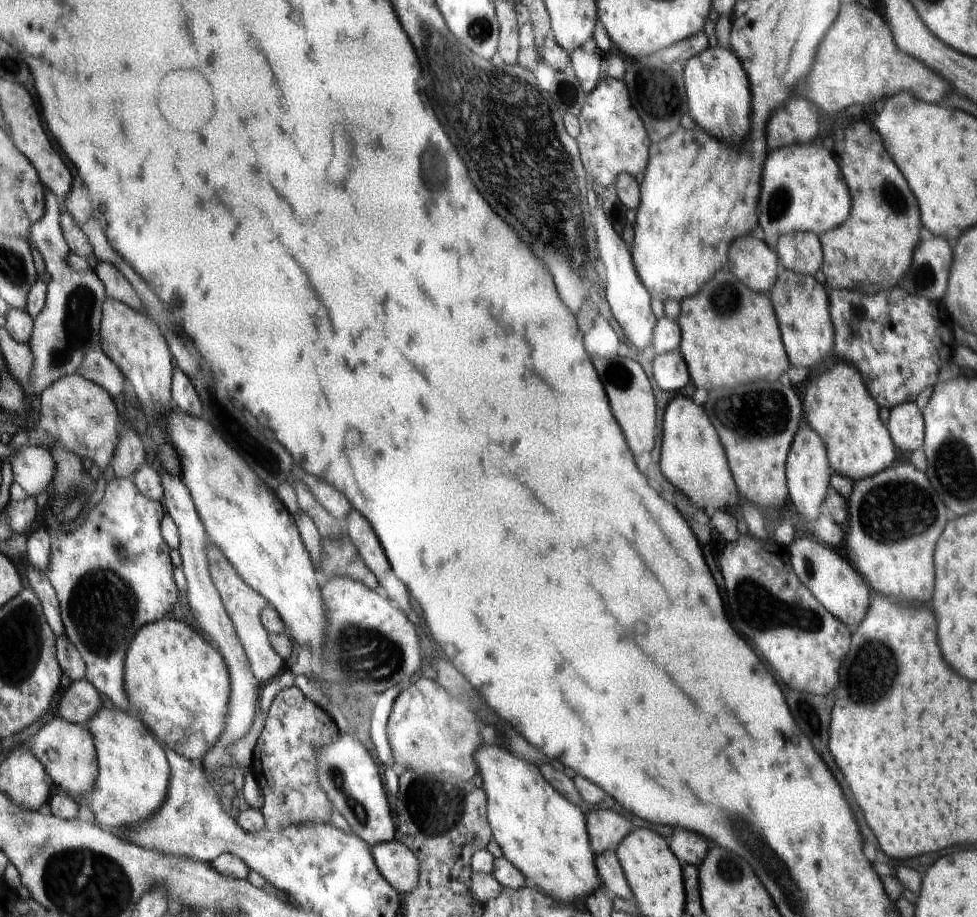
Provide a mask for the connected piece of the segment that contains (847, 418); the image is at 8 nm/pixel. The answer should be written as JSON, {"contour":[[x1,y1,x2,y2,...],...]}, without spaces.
{"contour":[[832,355,823,358,818,366,812,366,804,381,808,390,804,392,803,401,806,402,806,422,825,442,830,466,839,475,856,482,888,469,896,458,896,450,878,416,878,404,870,396,863,378,842,362,845,362,844,358]]}

